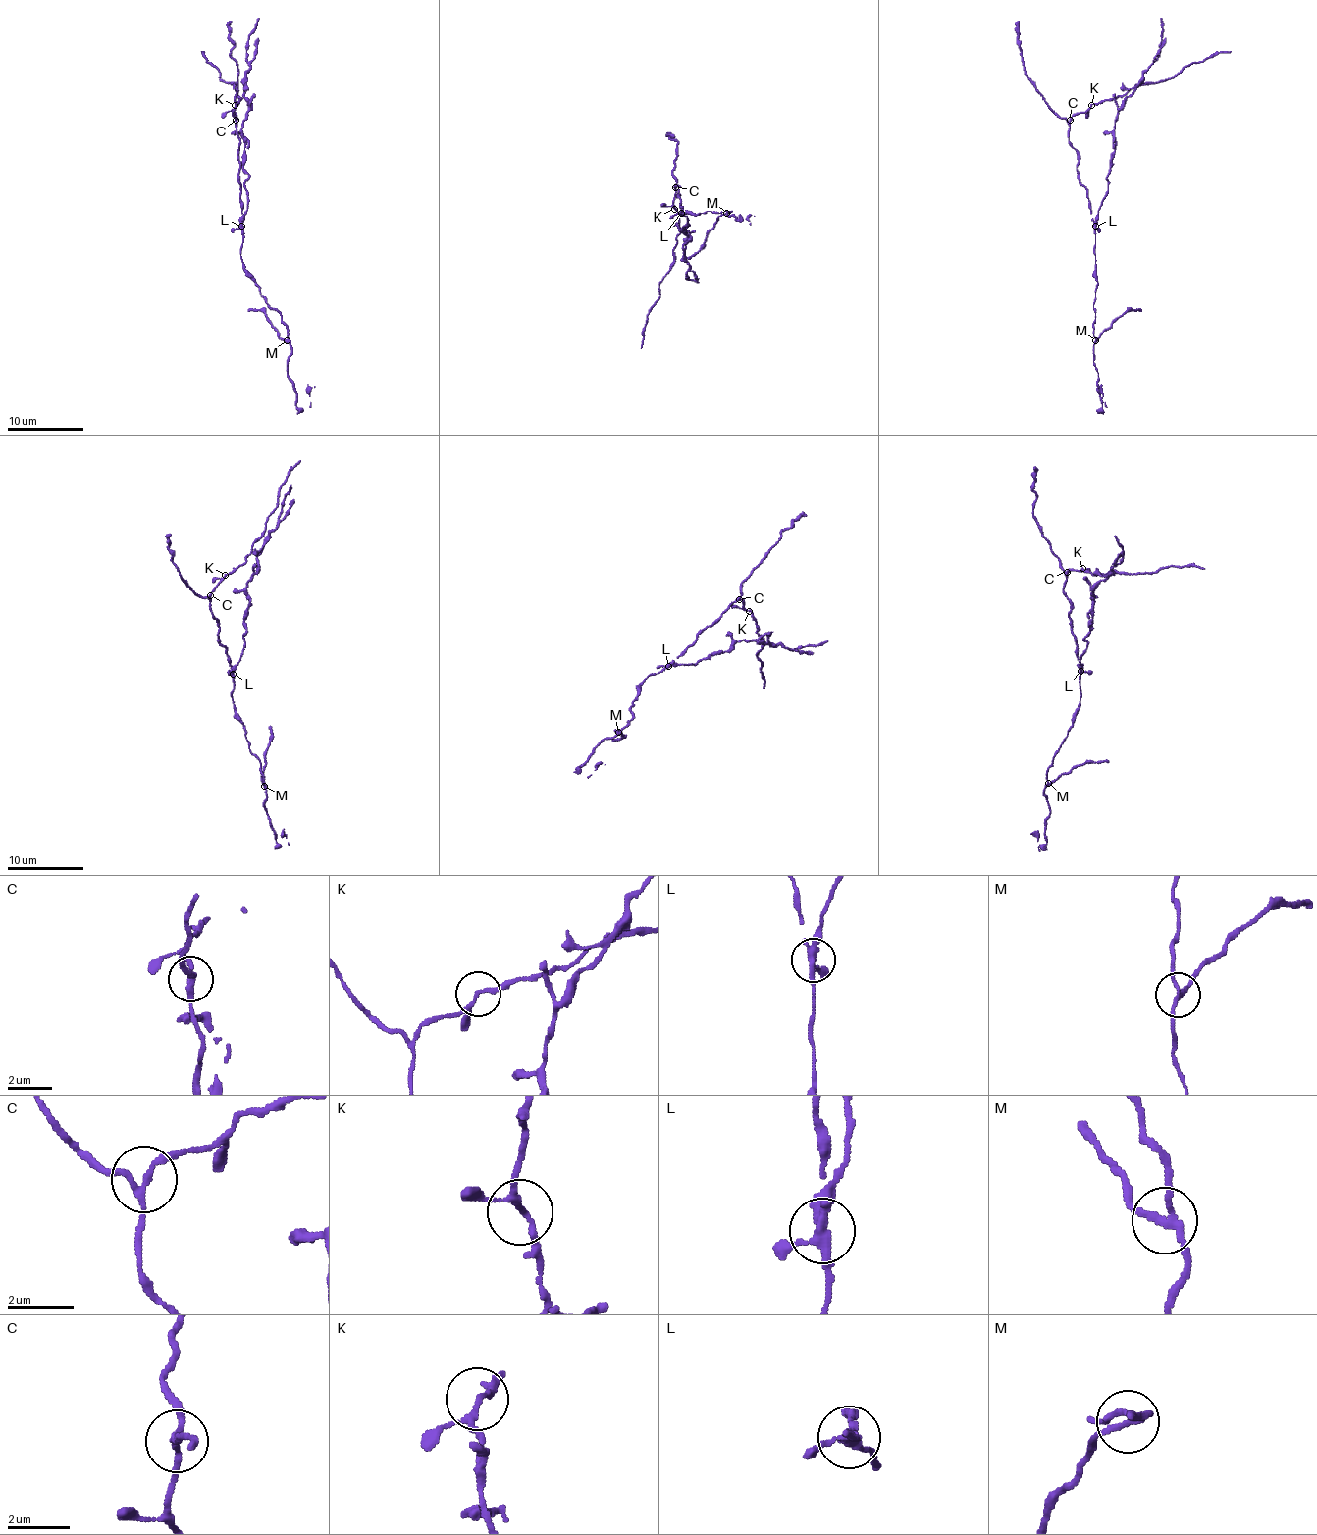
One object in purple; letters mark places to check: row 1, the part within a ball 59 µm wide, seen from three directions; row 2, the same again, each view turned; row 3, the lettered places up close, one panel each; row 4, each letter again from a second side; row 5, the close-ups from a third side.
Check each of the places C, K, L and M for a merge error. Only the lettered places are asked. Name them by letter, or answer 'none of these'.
L, M

